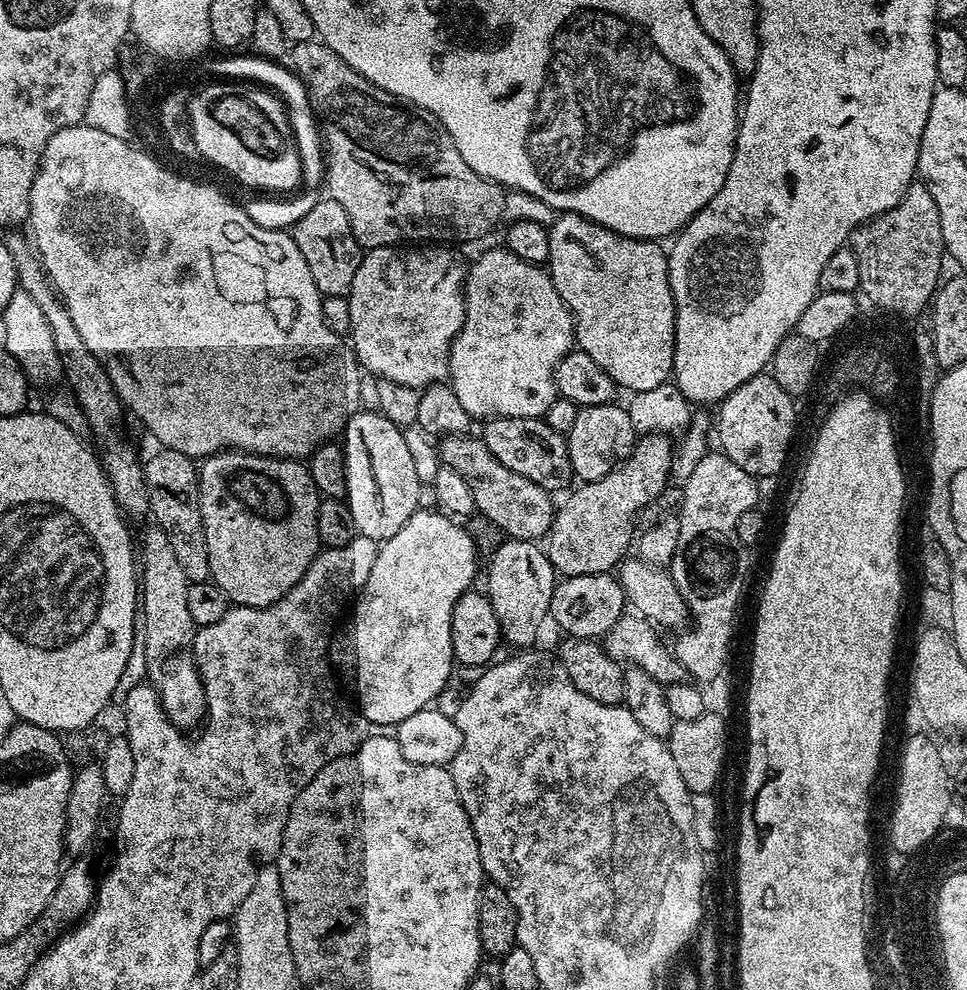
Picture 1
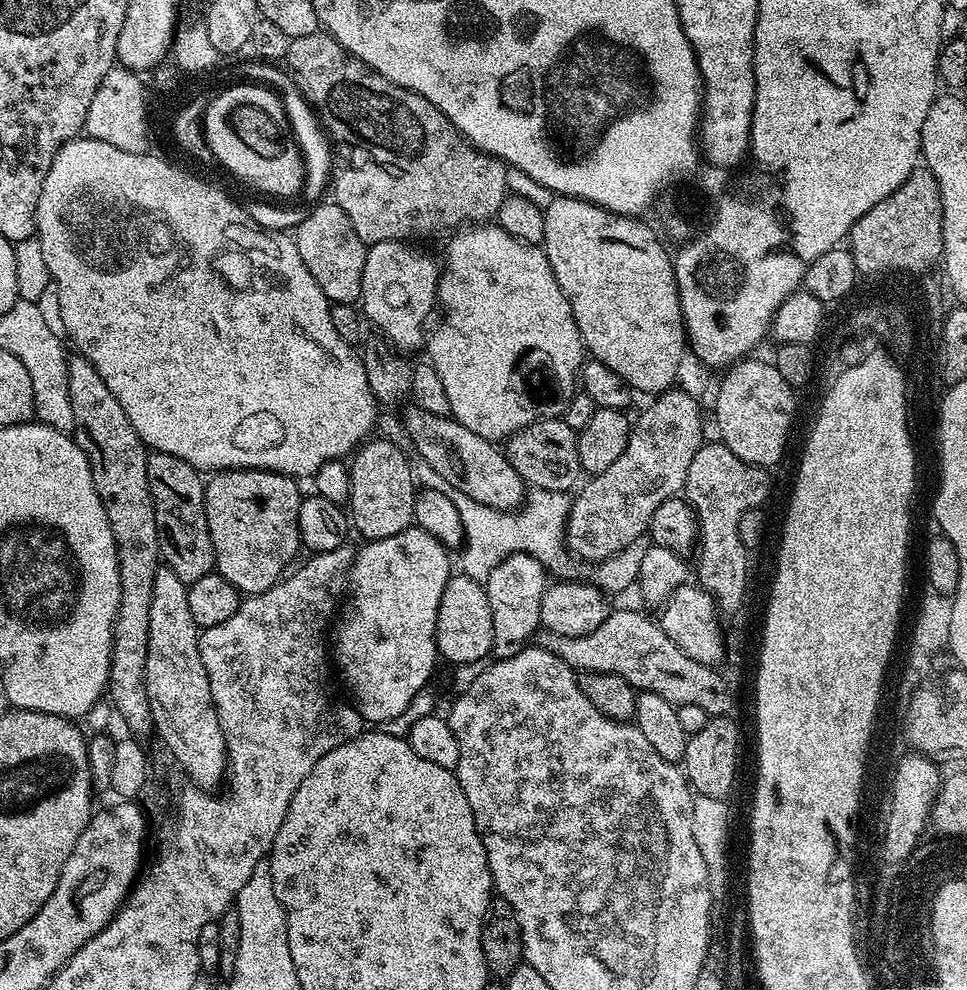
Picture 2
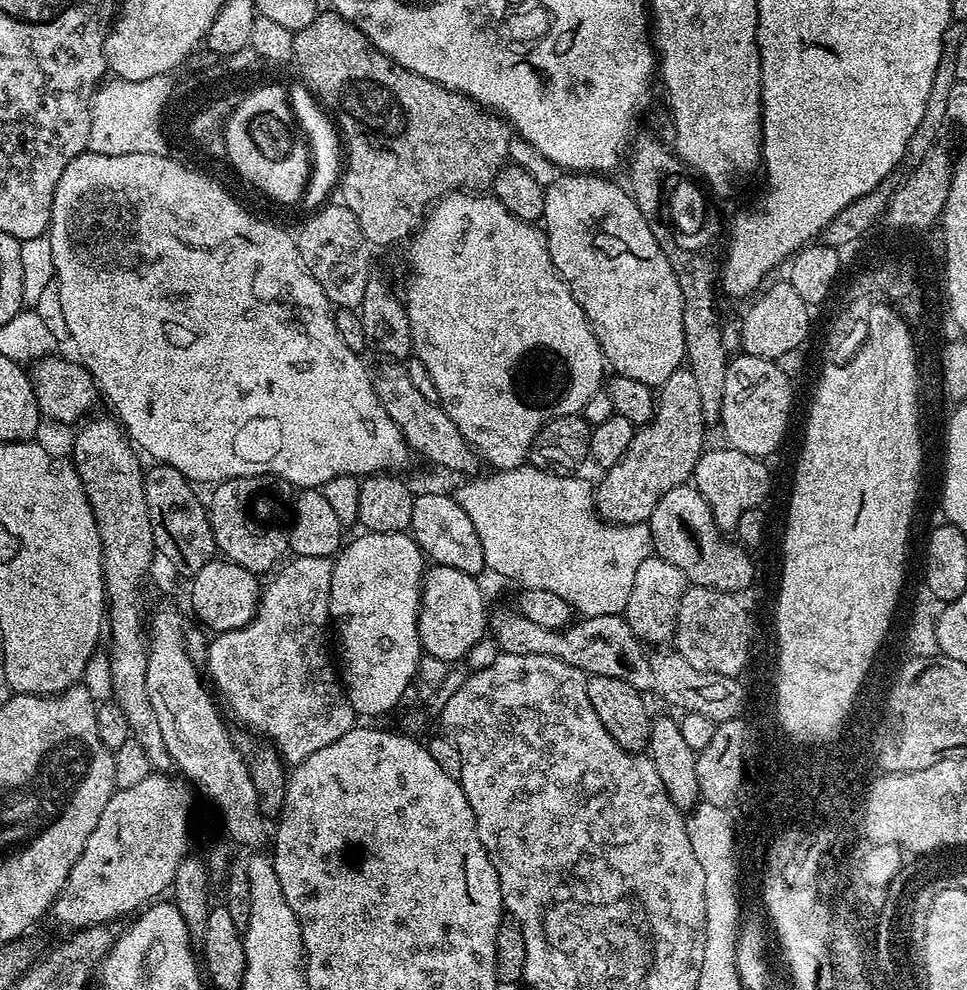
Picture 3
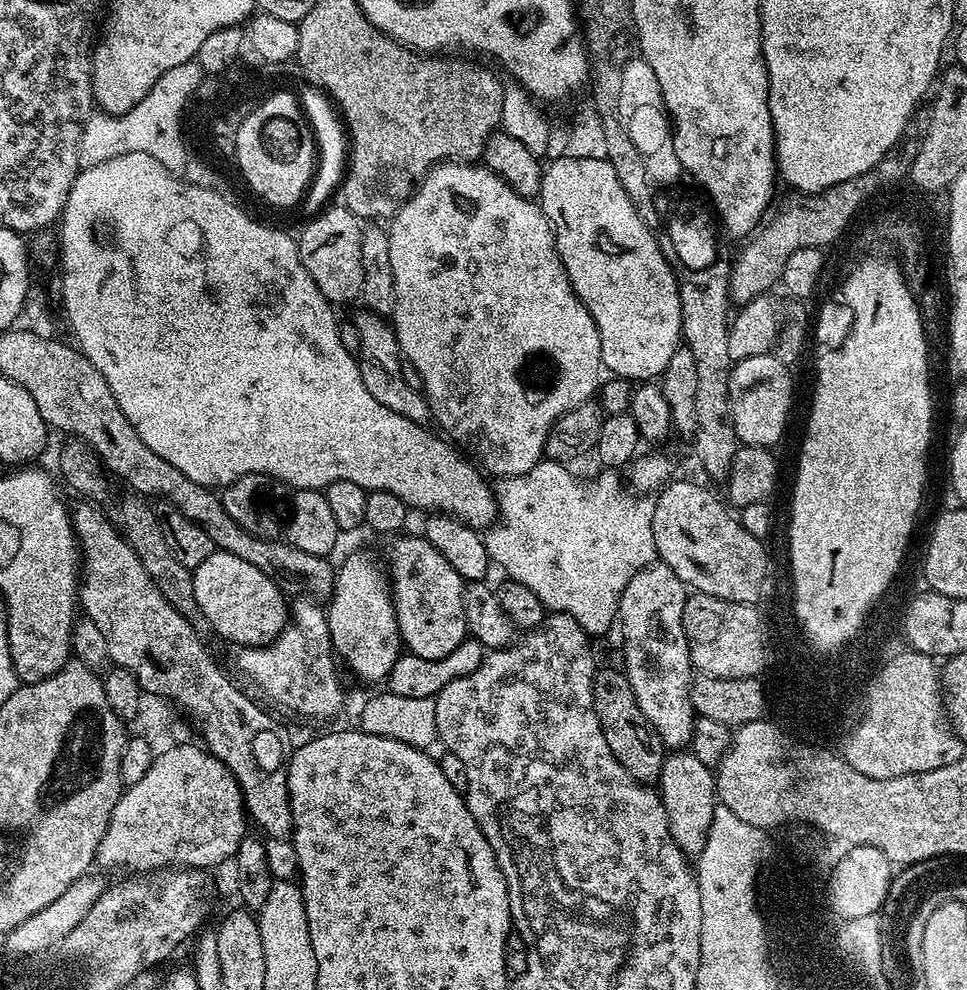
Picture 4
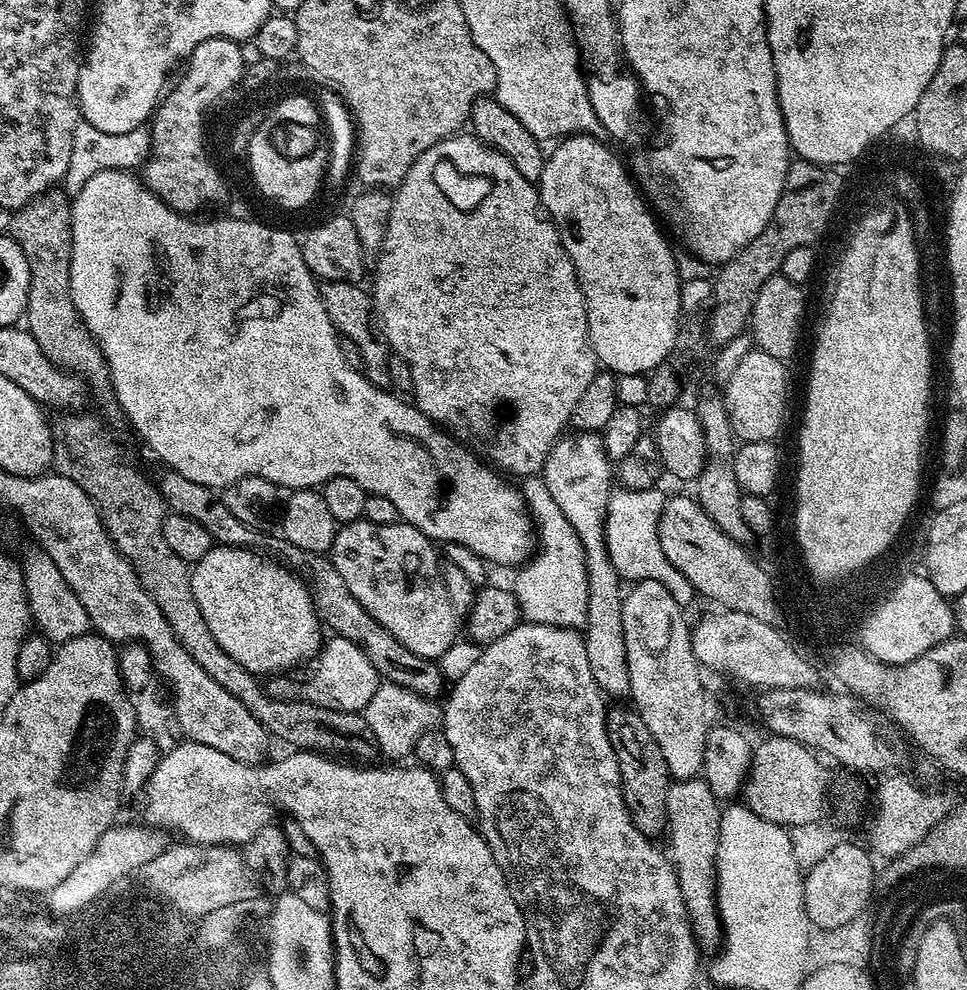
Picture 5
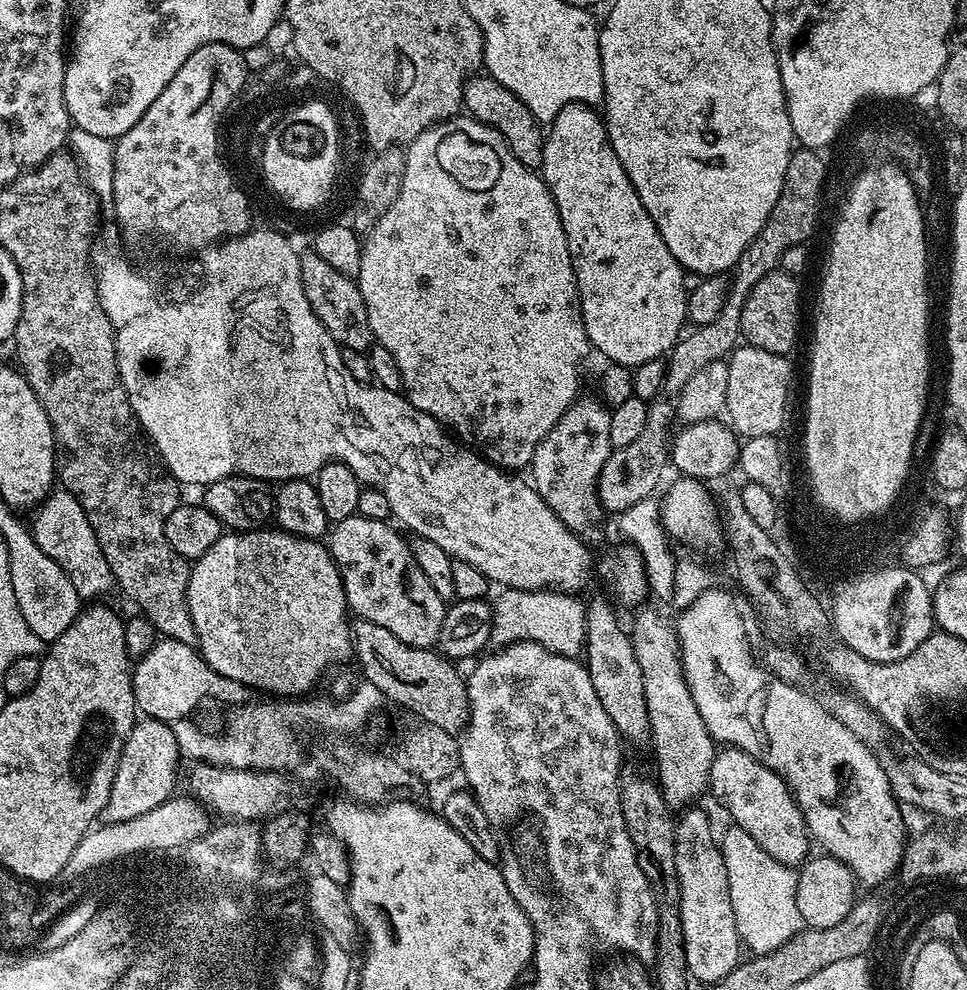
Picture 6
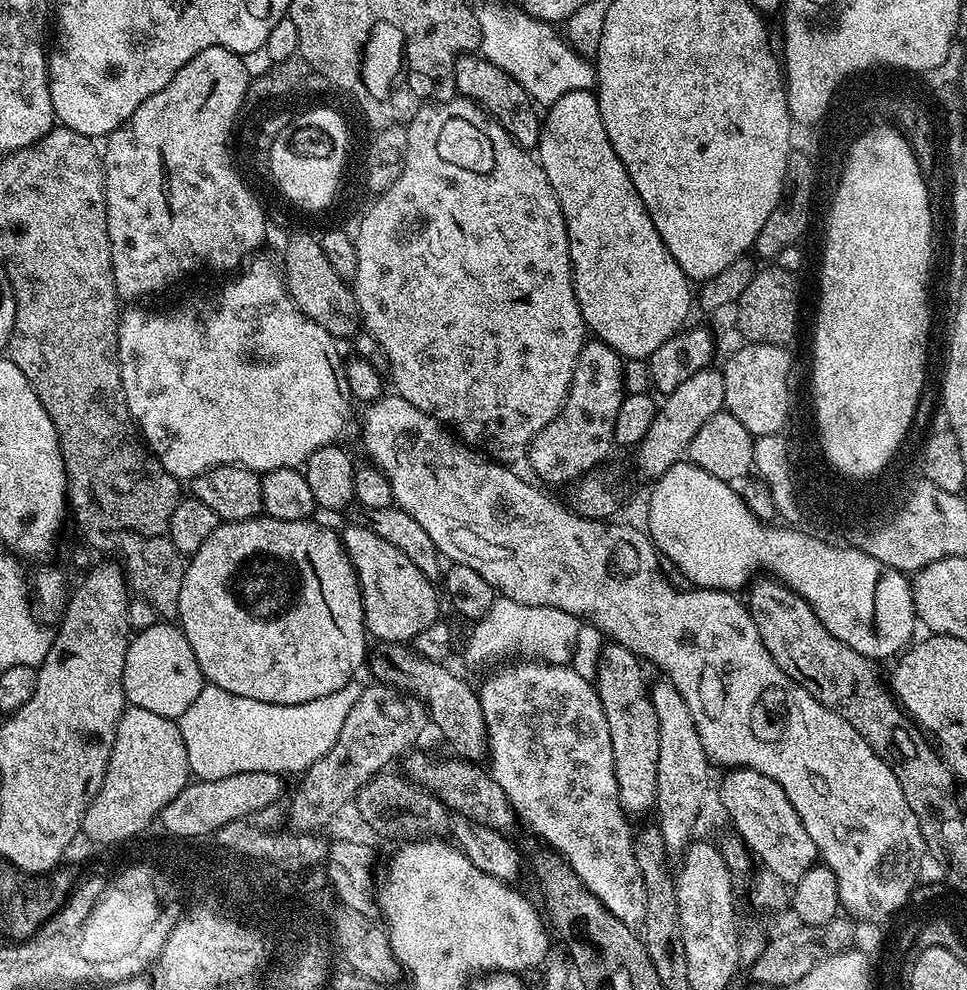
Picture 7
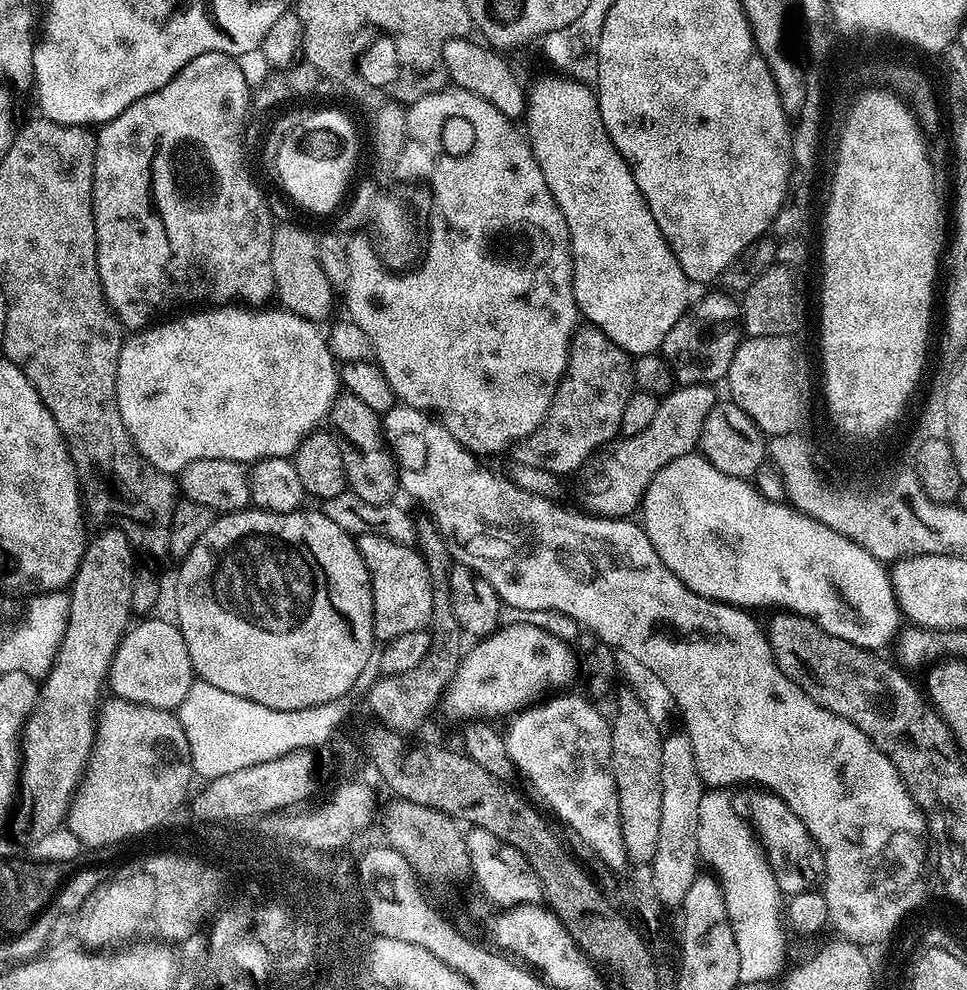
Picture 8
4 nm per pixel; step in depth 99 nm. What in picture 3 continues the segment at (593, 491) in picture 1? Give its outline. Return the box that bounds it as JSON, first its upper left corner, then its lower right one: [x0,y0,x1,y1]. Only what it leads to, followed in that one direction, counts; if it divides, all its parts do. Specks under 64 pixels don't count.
[594,366,706,524]

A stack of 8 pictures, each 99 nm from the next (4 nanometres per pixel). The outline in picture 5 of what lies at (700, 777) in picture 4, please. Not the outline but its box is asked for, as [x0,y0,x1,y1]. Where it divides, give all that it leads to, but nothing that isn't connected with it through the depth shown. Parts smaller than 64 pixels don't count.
[666,778,722,954]

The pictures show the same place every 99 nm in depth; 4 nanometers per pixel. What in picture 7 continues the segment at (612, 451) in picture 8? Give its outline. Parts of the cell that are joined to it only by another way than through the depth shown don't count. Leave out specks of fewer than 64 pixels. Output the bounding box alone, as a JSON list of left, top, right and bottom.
[634,368,724,478]

